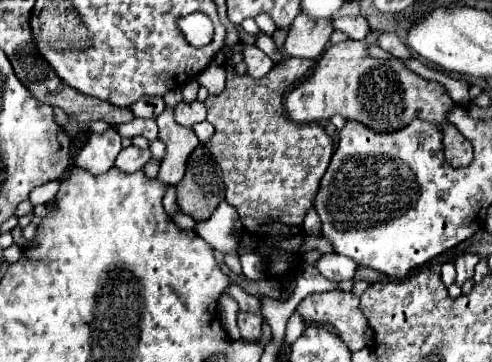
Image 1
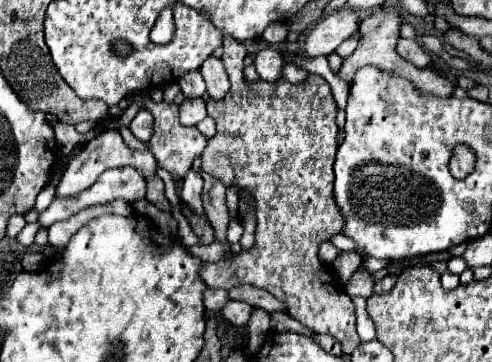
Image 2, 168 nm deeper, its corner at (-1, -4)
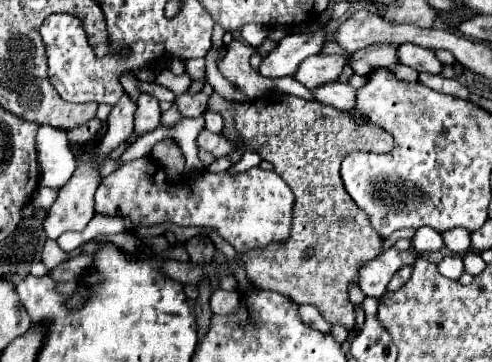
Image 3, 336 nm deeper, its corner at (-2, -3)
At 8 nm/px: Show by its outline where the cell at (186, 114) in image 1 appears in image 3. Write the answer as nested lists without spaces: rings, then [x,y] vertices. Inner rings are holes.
[[[198,92],[198,94],[182,94],[176,98],[176,104],[178,104],[178,110],[184,118],[198,118],[204,114],[206,110],[206,102],[208,102],[208,96]]]

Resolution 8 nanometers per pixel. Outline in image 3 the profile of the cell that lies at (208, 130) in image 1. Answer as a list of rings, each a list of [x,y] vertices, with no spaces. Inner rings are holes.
[[[206,112],[204,114],[204,122],[206,122],[206,130],[212,130],[212,132],[220,132],[222,130],[222,116],[218,116],[216,112]]]

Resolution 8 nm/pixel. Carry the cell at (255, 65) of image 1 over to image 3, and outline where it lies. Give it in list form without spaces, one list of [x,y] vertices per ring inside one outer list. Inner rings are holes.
[[[322,24],[316,26],[316,32],[310,36],[304,34],[288,34],[284,36],[278,46],[262,60],[258,72],[266,78],[280,78],[280,76],[294,76],[300,62],[312,54],[318,54],[324,44]]]

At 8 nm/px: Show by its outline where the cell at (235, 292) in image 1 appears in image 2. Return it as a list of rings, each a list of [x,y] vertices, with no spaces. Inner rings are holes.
[[[205,289],[203,291],[203,303],[209,311],[219,311],[221,305],[225,305],[225,301],[229,301],[227,291],[223,289]]]

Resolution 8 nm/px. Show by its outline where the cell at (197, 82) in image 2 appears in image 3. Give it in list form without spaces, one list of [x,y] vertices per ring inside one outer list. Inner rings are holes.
[[[204,58],[188,60],[186,62],[186,74],[190,74],[192,80],[204,80],[204,76],[206,76],[206,72],[204,72]]]

